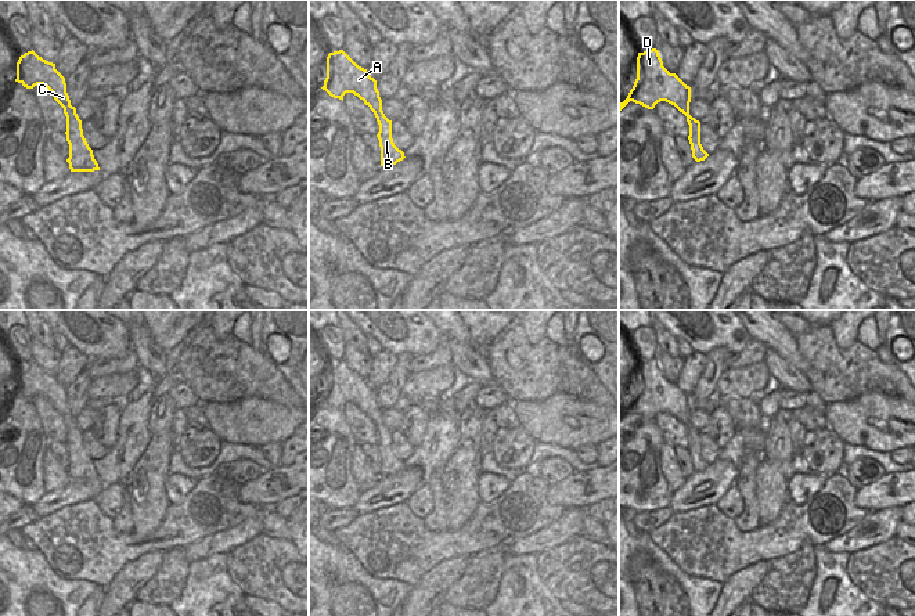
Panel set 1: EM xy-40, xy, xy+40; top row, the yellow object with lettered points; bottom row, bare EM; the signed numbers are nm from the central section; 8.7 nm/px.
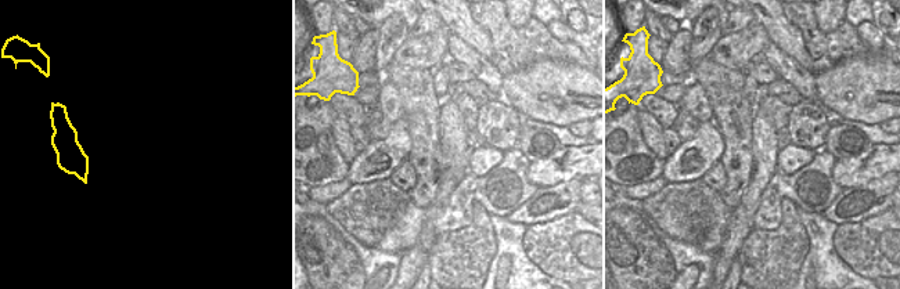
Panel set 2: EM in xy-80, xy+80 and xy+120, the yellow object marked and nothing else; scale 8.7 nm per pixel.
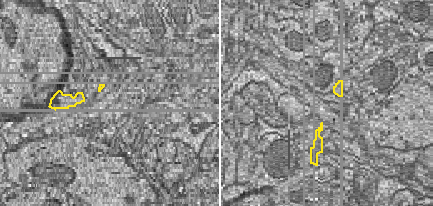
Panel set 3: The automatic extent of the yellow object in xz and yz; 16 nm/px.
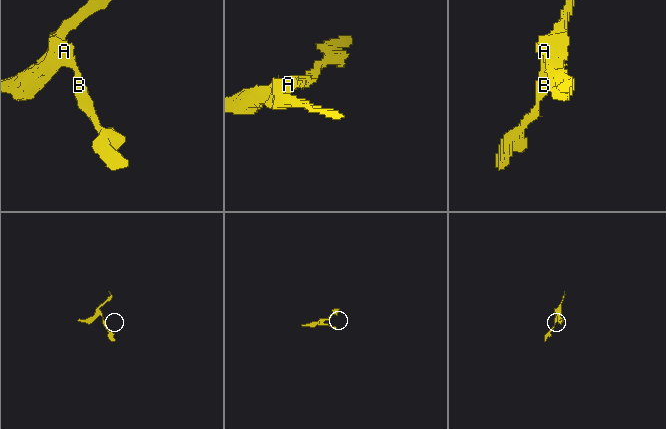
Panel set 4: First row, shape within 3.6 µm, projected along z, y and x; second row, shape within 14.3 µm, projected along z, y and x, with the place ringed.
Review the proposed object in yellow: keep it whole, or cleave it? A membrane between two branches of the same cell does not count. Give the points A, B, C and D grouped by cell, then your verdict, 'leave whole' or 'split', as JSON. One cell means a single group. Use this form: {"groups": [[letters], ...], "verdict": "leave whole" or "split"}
{"groups": [["A", "B", "C", "D"]], "verdict": "leave whole"}

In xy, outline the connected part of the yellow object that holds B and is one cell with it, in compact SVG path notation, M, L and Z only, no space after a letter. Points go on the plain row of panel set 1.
M343 360L328 364L327 388L321 399L331 407L342 411L346 403L353 403L370 417L379 435L377 447L381 457L381 476L396 475L406 468L404 462L393 453L392 431L382 421L382 410L377 399L377 390Z

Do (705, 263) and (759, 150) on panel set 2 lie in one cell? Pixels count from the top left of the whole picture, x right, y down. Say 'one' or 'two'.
two

